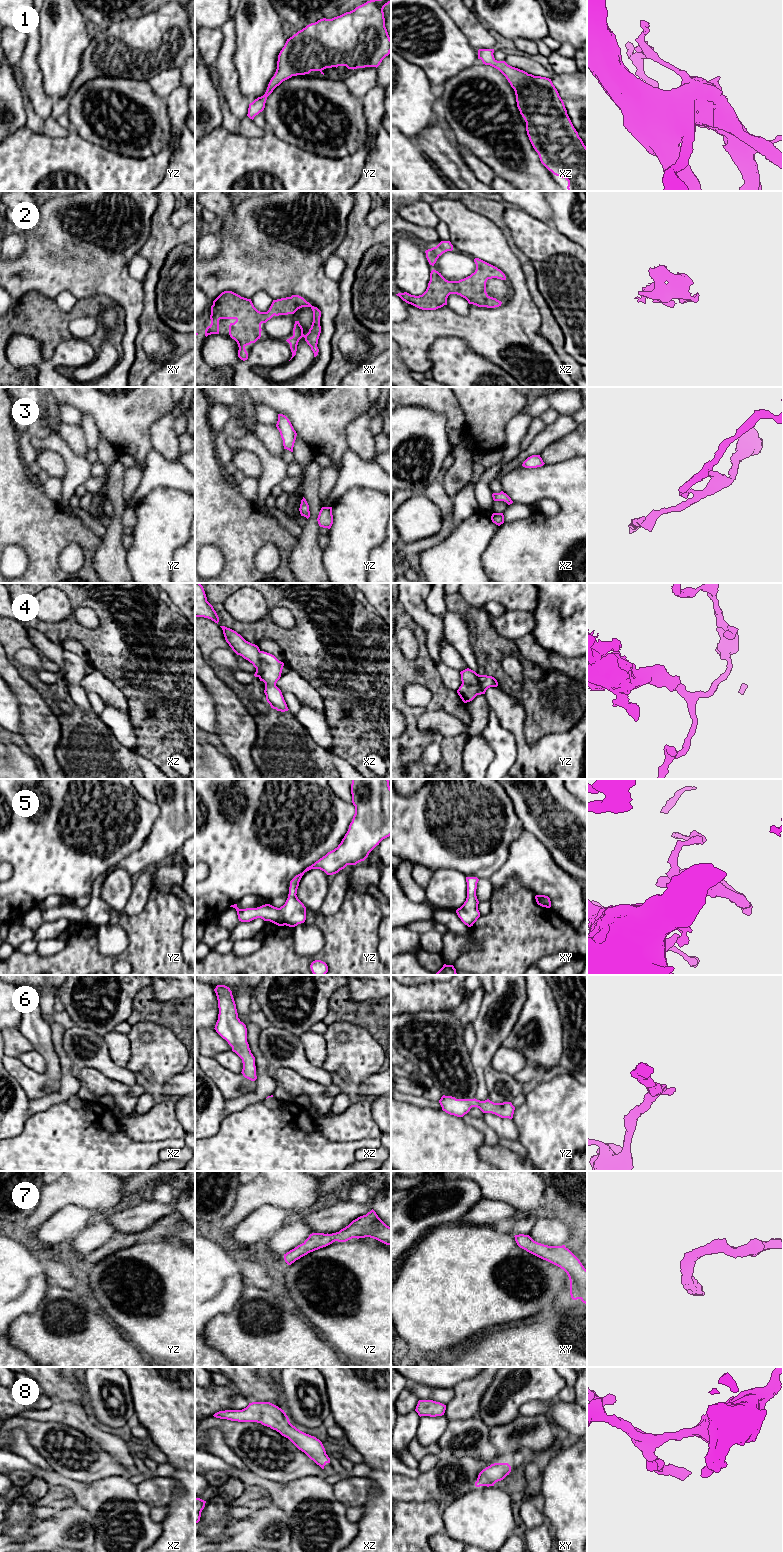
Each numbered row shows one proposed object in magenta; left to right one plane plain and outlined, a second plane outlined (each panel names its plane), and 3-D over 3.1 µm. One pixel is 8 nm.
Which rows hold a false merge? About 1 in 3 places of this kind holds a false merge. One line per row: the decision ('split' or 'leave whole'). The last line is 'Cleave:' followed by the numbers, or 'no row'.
1: leave whole
2: leave whole
3: leave whole
4: split
5: leave whole
6: leave whole
7: leave whole
8: leave whole
Cleave: 4

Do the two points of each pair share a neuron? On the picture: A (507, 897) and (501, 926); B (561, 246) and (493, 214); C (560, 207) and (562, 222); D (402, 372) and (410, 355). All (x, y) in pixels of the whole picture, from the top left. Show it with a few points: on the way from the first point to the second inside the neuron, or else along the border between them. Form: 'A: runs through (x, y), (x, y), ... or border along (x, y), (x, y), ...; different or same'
A: runs through (507, 904), (507, 919); same
B: border along (506, 205), (503, 222), (509, 230); different
C: runs through (562, 211), (562, 218); same
D: border along (401, 359), (411, 371); different

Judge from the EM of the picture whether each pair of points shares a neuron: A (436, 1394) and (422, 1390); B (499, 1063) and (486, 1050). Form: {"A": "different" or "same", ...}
{"A": "same", "B": "different"}

